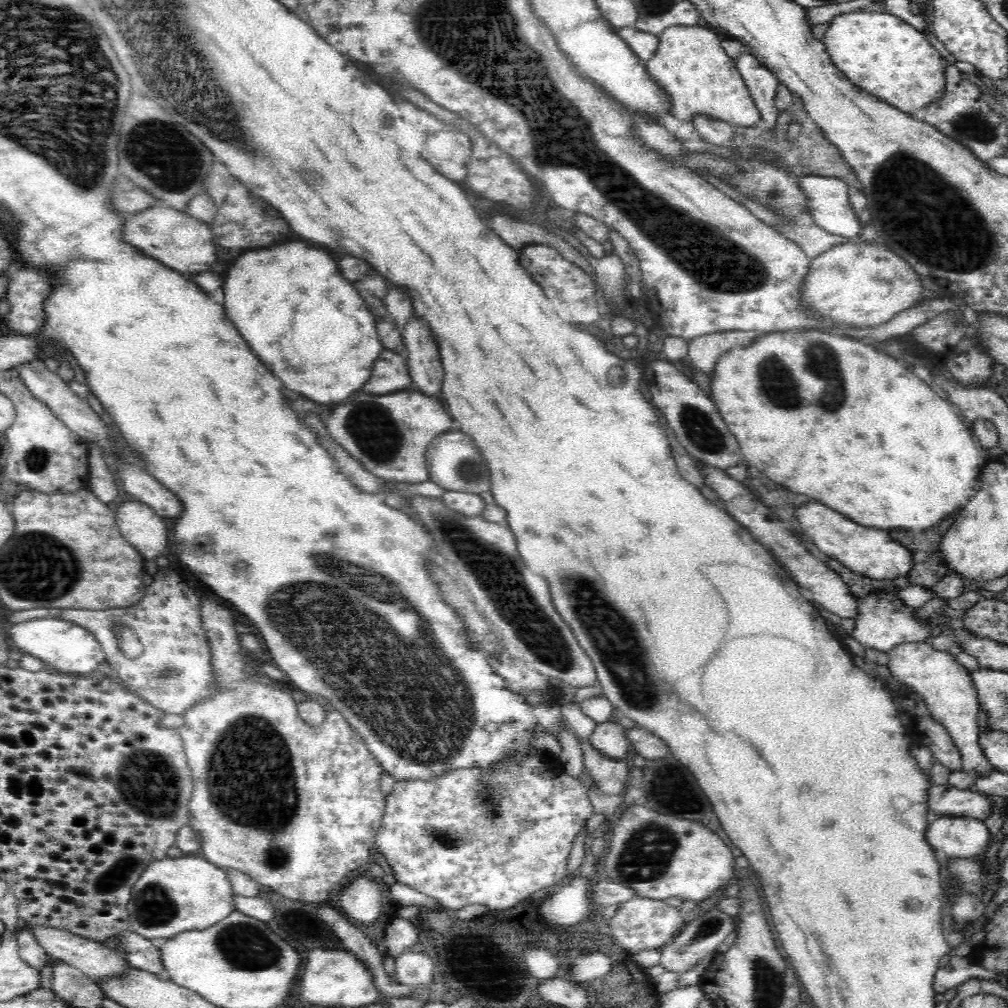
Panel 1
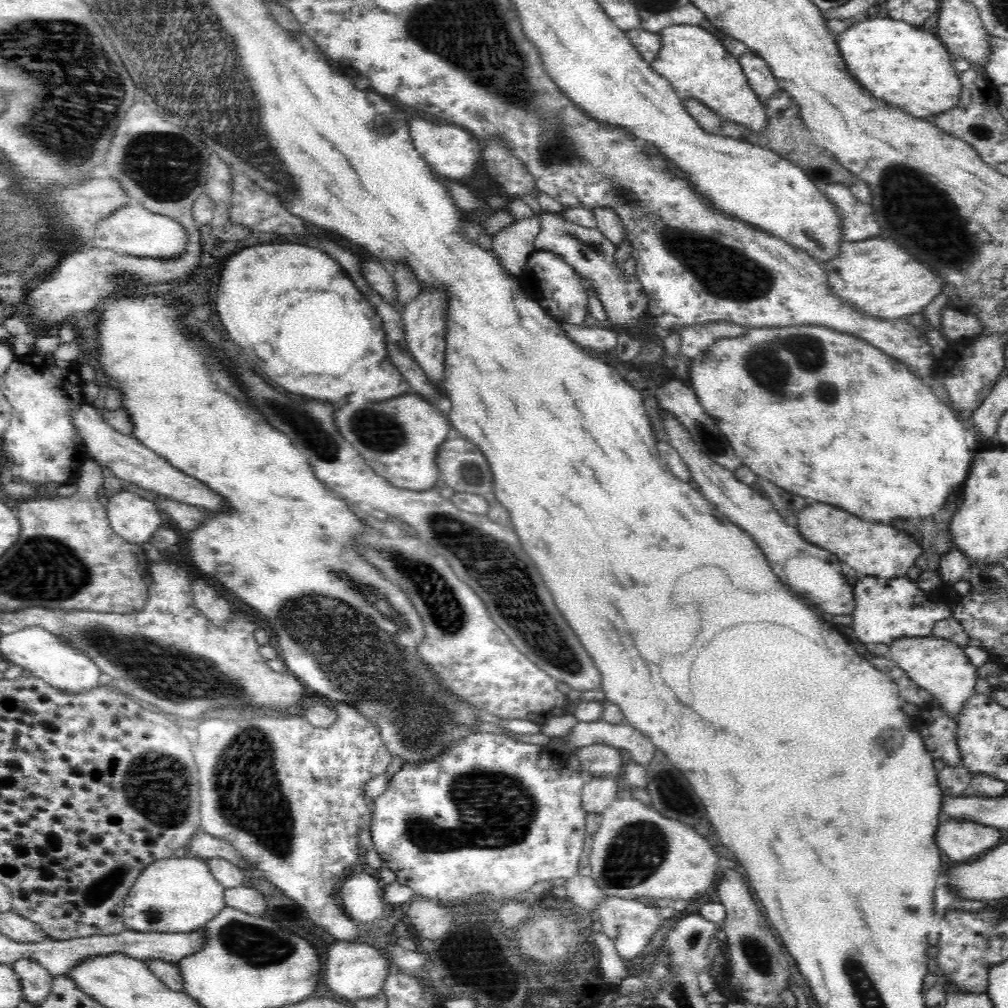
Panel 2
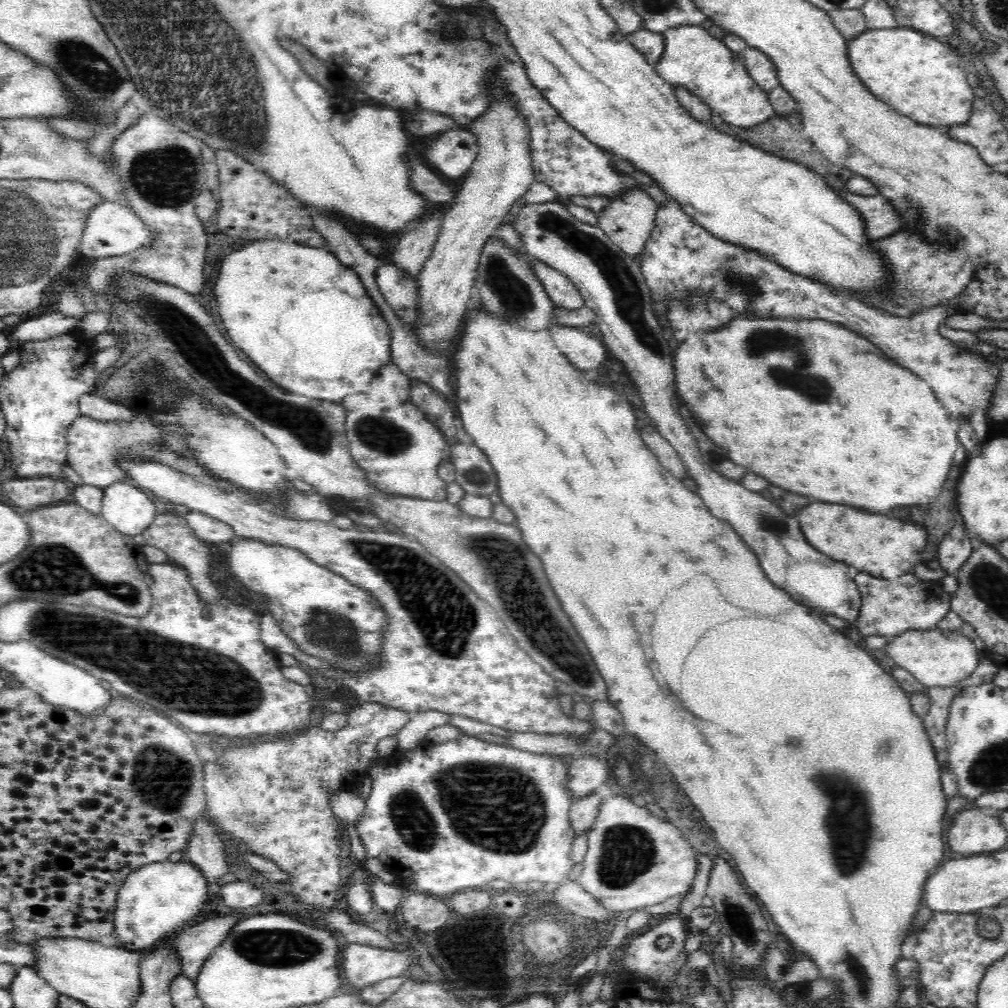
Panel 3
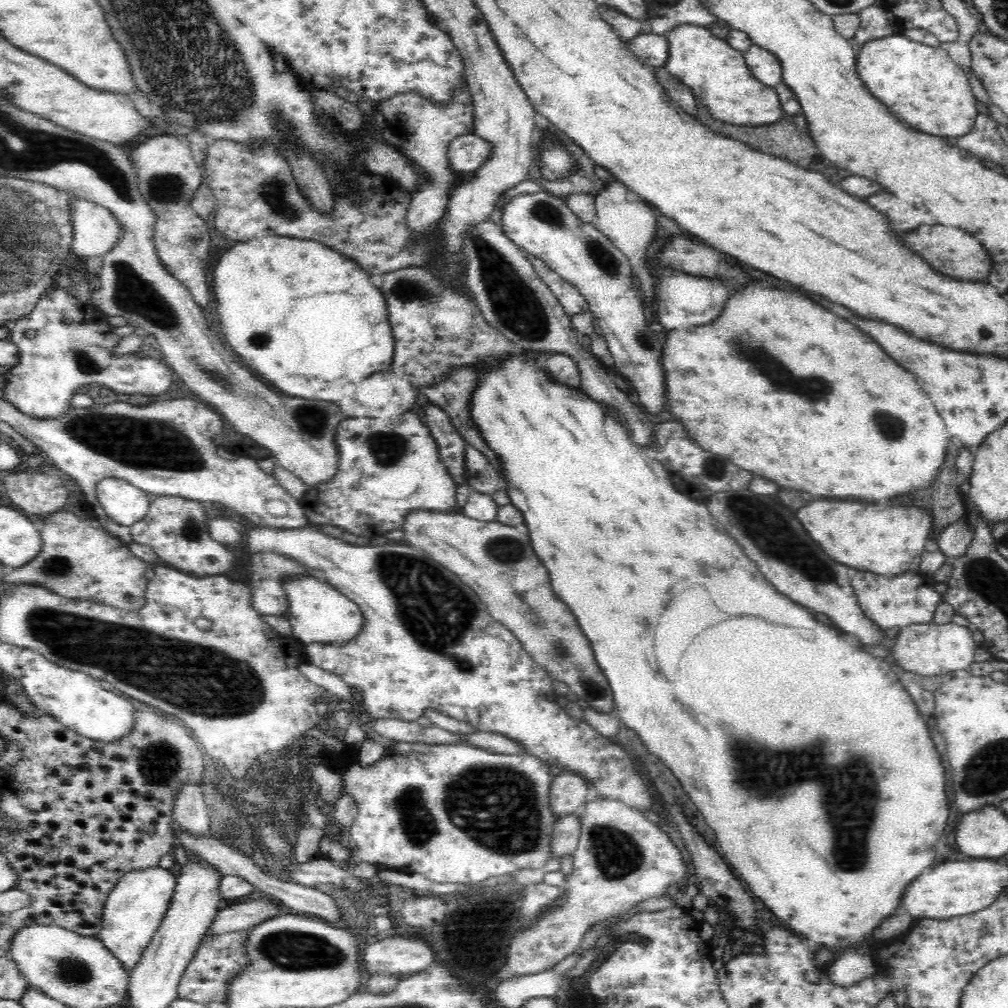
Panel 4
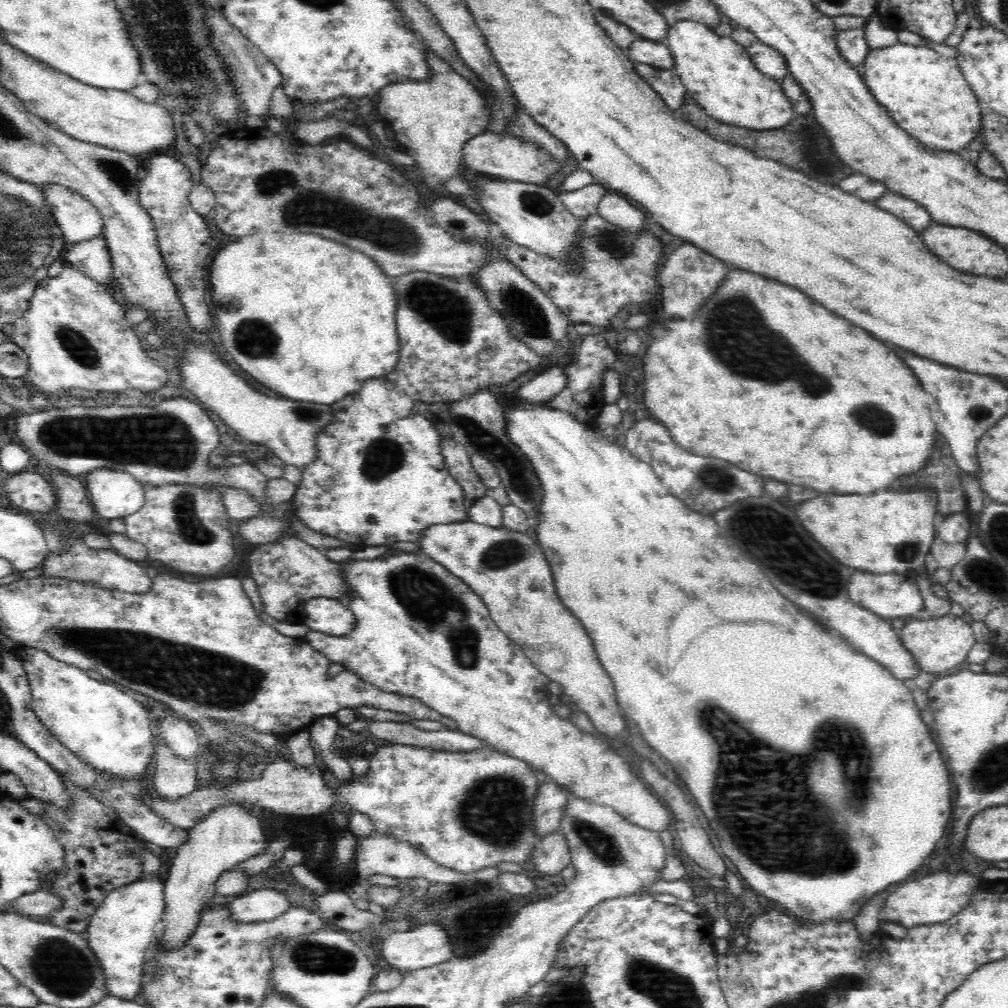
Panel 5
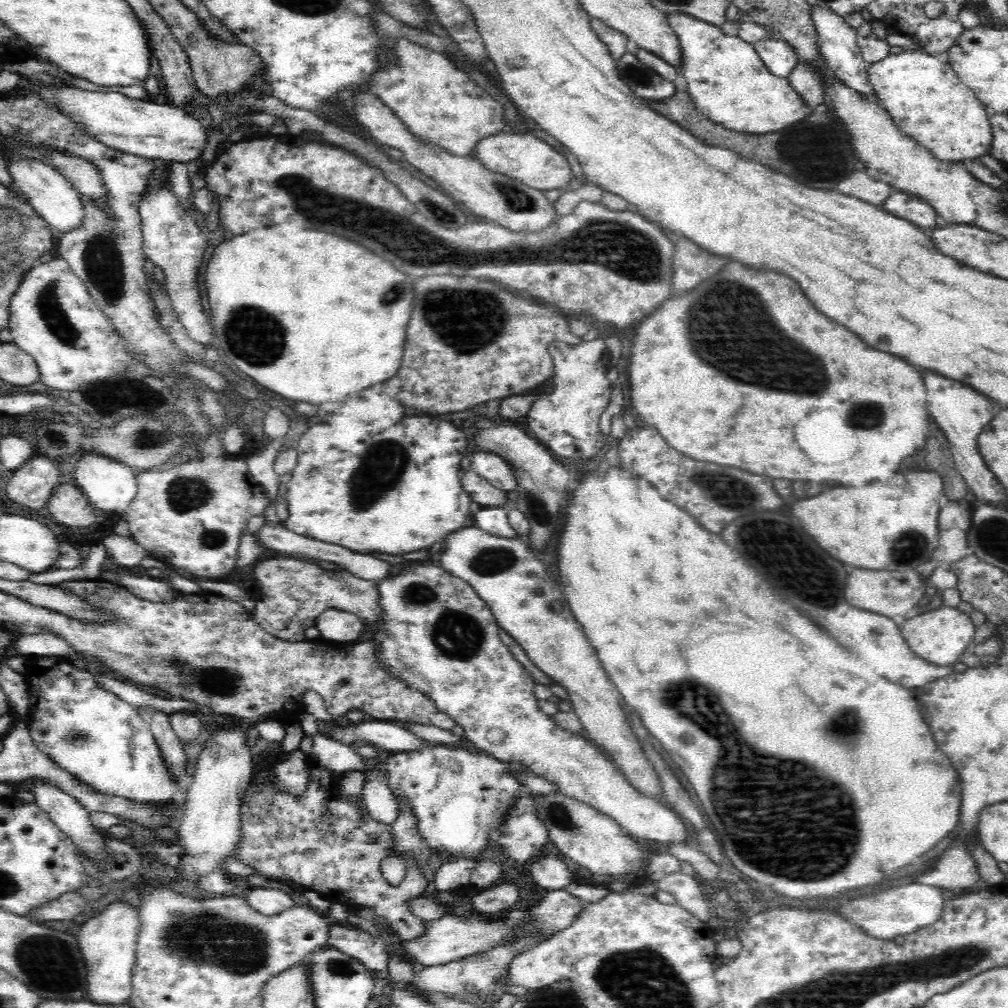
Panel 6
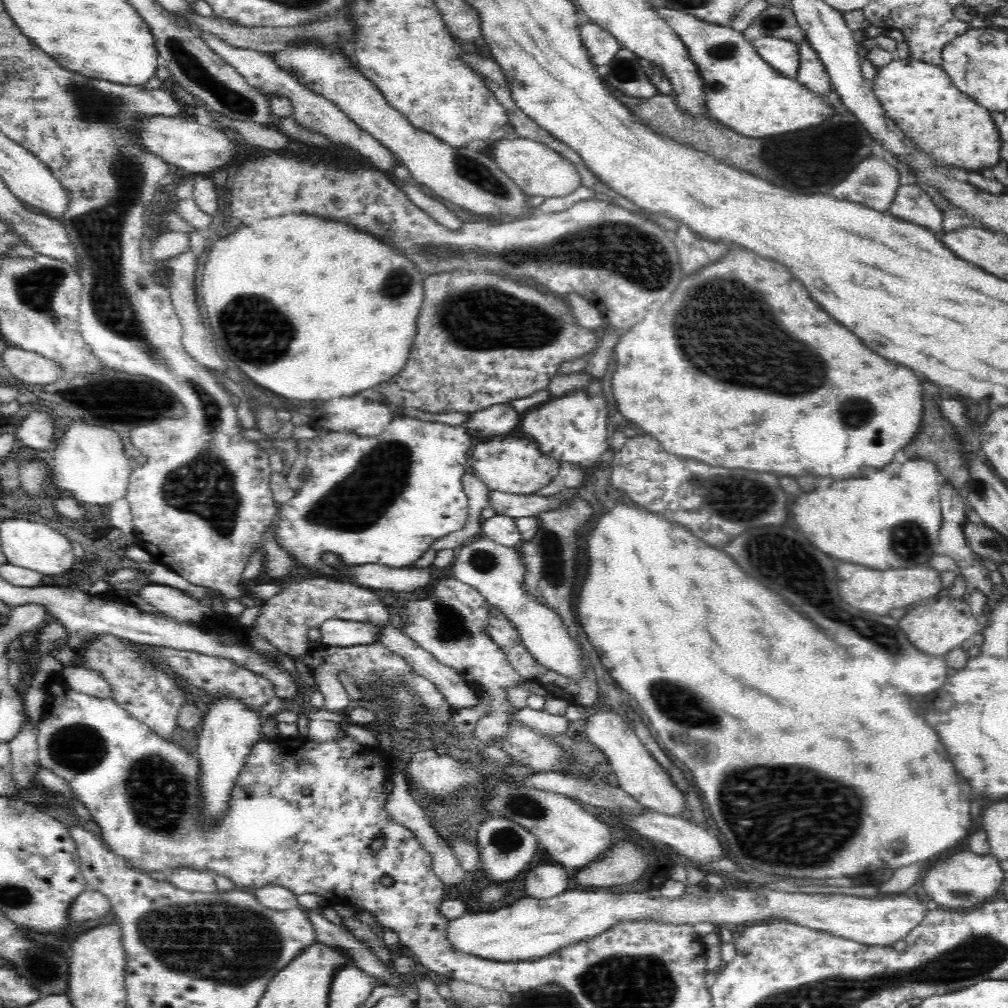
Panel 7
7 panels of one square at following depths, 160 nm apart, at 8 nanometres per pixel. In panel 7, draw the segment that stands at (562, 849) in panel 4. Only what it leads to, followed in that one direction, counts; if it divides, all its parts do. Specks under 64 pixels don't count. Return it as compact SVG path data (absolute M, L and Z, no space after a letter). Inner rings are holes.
M558 863L540 864L526 876L526 894L547 899L564 892L570 886L571 875L567 867Z

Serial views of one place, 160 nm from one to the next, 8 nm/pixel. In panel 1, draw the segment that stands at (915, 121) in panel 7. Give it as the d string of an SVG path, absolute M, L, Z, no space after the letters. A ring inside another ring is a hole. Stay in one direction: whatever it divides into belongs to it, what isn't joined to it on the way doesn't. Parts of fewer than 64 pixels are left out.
M854 11L838 15L829 21L829 29L825 30L823 43L831 61L856 86L864 88L872 96L888 102L902 112L913 113L922 107L940 100L944 96L947 84L947 68L942 66L942 56L932 47L928 37L911 24L904 22L899 16L886 12Z

